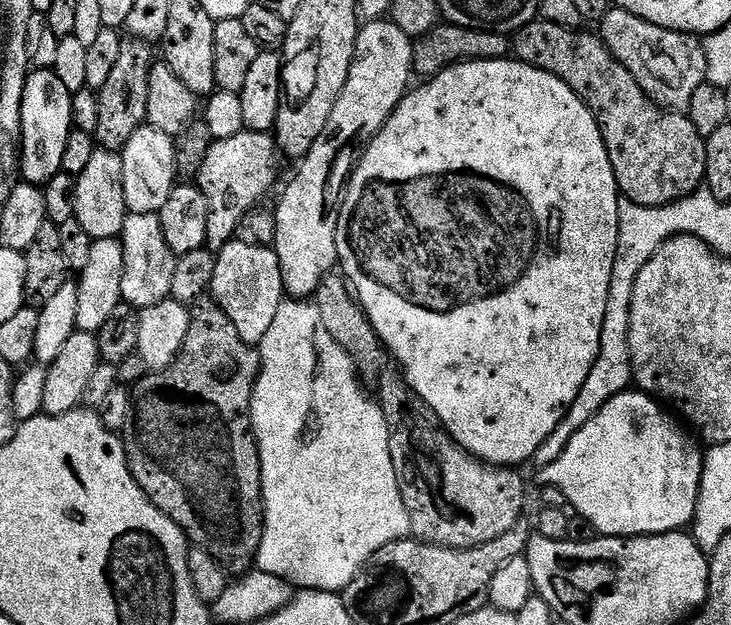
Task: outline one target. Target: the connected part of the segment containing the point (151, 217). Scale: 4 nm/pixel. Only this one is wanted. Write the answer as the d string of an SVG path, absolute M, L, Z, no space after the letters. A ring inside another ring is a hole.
M155 212L130 214L118 239L124 251L121 301L139 310L158 306L158 302L169 299L177 256L170 250L170 246L166 246L166 234L162 234L159 215Z

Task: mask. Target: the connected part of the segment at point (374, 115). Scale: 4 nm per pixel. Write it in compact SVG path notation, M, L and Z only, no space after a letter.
M381 18L369 20L363 25L356 39L354 62L350 66L350 74L346 78L346 86L342 86L342 94L338 94L338 102L334 102L334 110L330 110L330 122L326 122L326 130L318 134L318 142L310 146L310 150L299 161L296 177L284 188L280 201L274 204L276 214L276 242L274 251L278 262L285 293L292 298L308 298L315 293L320 279L329 275L337 267L336 259L336 227L340 217L340 202L356 170L356 164L369 142L378 130L394 114L401 98L409 91L408 79L413 79L412 46L413 37L407 36L403 30L393 24L391 19Z

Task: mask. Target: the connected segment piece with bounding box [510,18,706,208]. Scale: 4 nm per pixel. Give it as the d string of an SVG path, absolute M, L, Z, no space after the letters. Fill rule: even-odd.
M537 18L511 37L510 48L515 59L538 70L546 70L554 74L554 78L562 78L562 82L566 82L566 86L570 86L570 90L574 90L574 94L586 102L598 122L598 130L602 130L602 142L606 142L606 154L610 154L610 166L614 166L614 178L623 199L643 208L657 208L691 196L705 183L706 140L702 134L698 134L687 114L671 112L669 108L656 105L644 93L642 86L638 86L634 74L630 74L630 70L626 70L626 66L622 66L614 54L610 54L595 31L584 31Z

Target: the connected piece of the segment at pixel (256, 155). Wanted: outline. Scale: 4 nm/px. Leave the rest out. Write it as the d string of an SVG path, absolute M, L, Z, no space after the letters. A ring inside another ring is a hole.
M245 130L234 134L234 138L212 141L210 150L206 150L202 170L194 181L202 190L208 207L204 243L209 249L225 248L233 240L242 214L257 207L263 201L260 199L275 186L280 176L280 160L282 153L276 147L276 137L267 132Z

